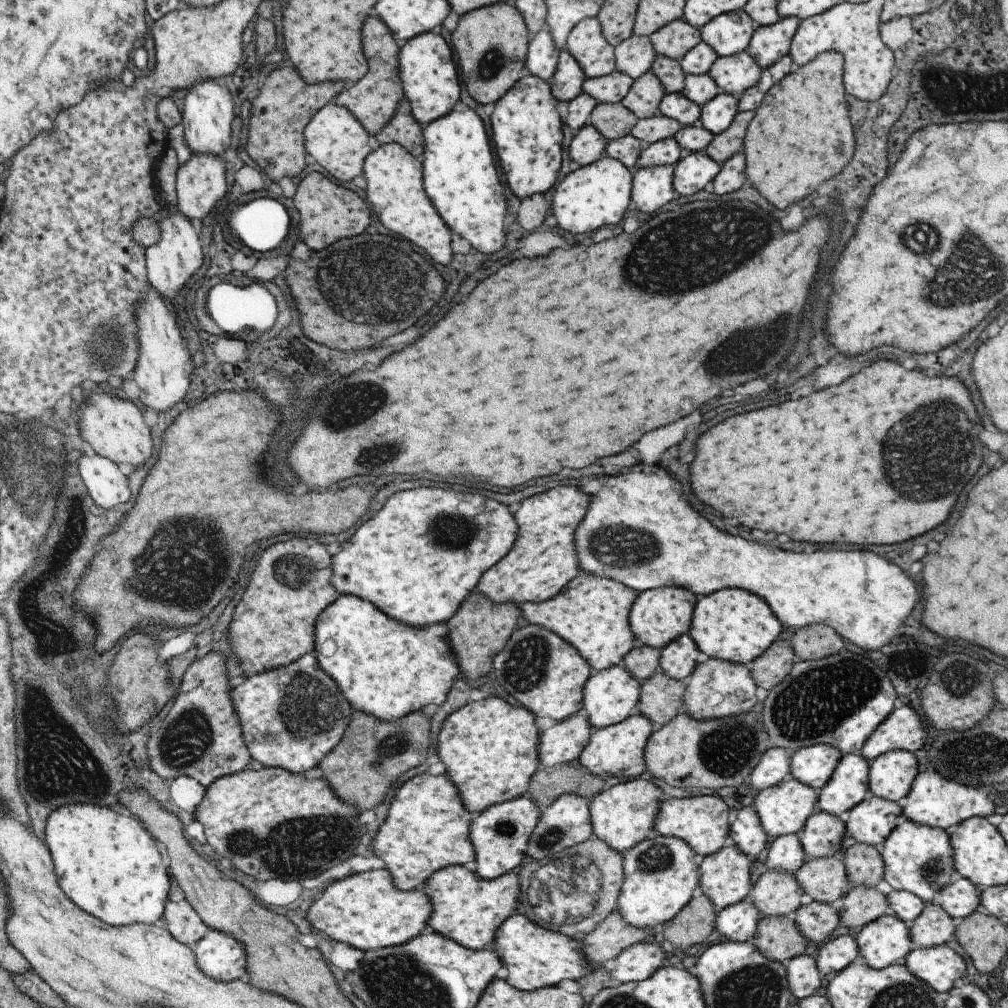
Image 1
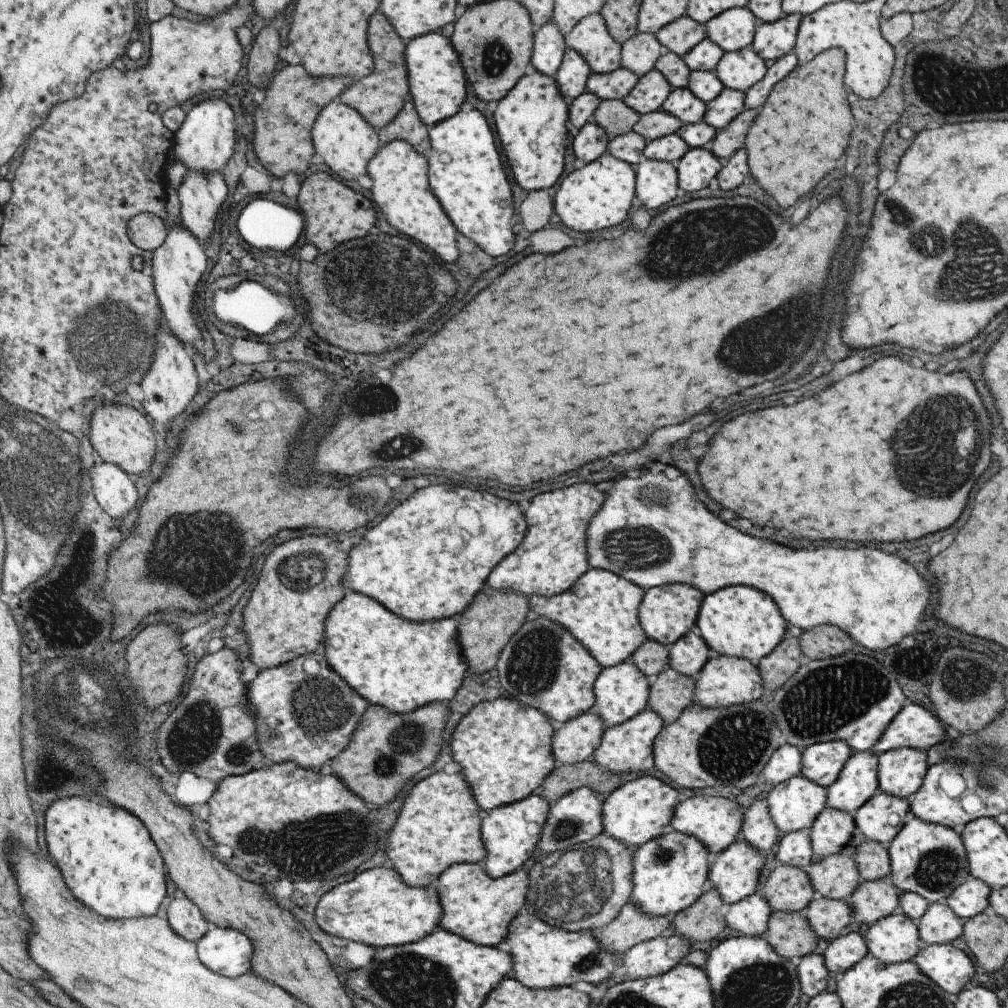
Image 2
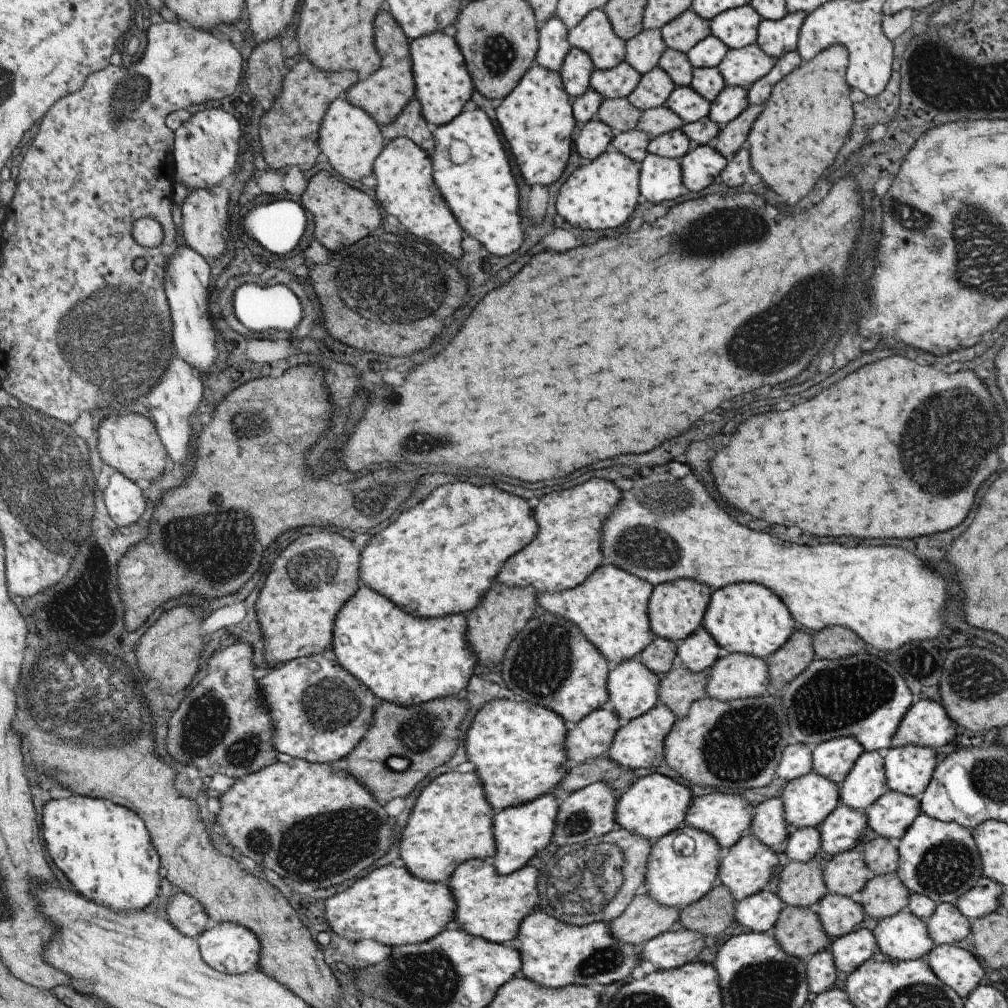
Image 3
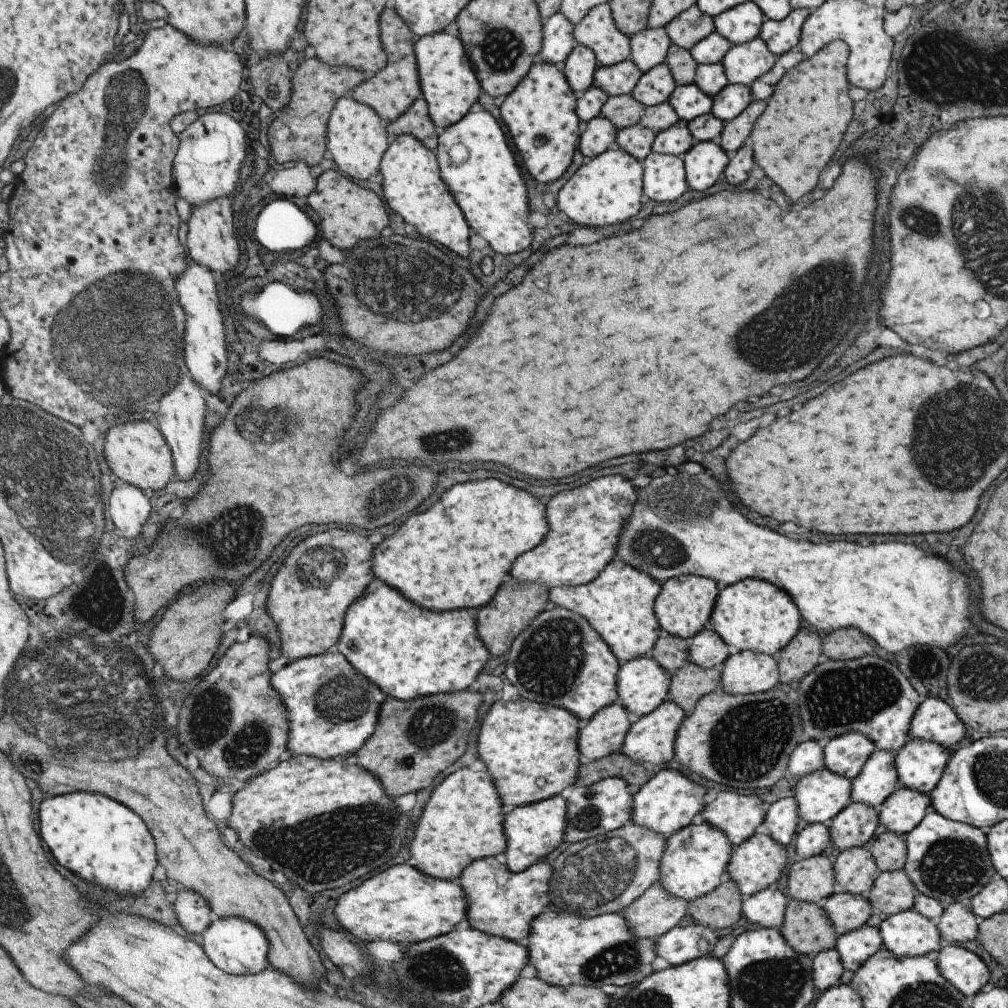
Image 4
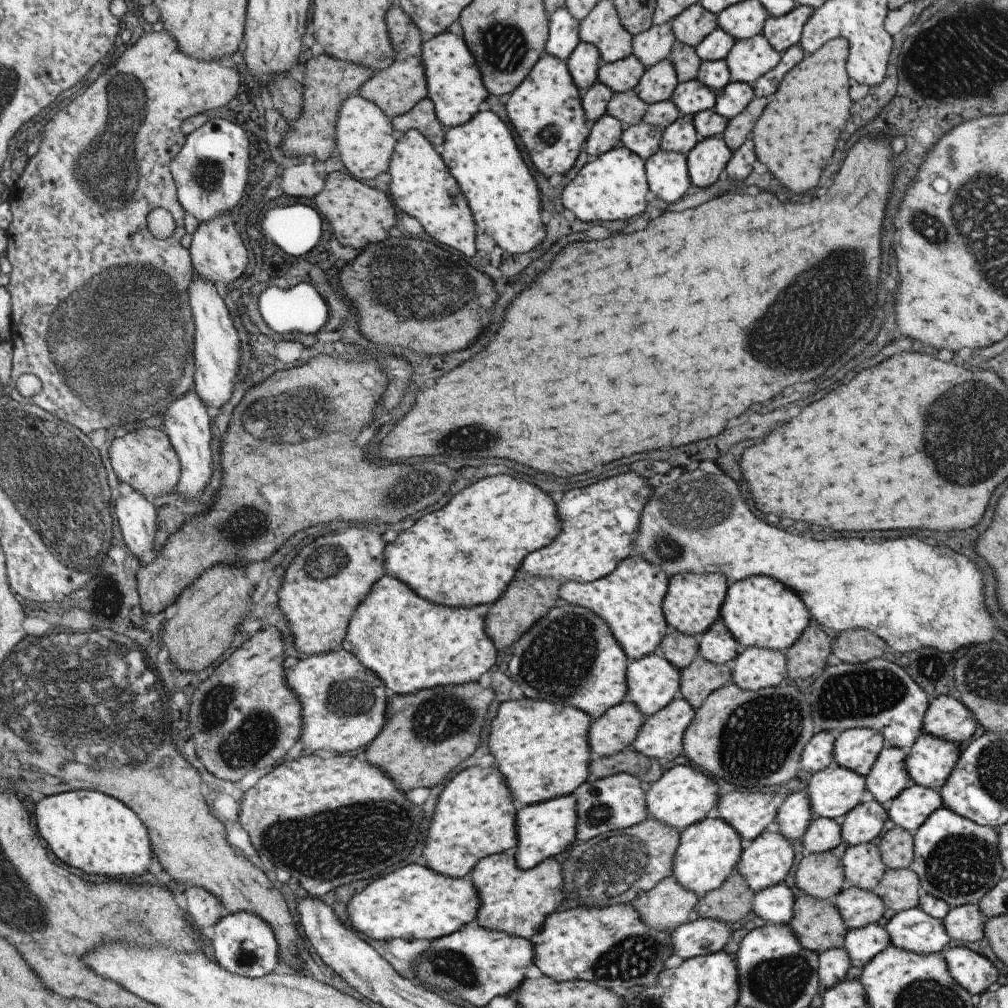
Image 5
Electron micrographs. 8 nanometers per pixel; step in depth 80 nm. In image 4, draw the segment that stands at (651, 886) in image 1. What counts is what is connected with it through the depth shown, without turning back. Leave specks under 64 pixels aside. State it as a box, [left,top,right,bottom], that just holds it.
[657,823,732,901]

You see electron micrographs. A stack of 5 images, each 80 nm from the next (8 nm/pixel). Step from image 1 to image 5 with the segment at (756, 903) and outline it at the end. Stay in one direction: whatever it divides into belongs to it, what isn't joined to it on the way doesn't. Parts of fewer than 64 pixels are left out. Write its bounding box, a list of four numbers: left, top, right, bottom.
[794,851,845,898]

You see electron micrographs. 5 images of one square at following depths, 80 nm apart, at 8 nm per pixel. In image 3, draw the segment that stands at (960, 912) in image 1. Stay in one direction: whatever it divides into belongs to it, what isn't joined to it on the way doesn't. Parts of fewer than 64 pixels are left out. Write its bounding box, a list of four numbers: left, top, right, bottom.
[955,877,1003,922]

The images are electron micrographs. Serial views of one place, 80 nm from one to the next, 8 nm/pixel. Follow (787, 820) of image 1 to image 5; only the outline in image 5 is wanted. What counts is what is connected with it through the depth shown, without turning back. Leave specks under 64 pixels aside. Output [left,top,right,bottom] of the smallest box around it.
[804,763,866,820]

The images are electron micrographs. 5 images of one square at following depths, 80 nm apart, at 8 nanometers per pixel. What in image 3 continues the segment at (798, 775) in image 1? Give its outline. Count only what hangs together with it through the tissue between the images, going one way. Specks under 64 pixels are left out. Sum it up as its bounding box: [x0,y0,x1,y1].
[811,737,865,783]

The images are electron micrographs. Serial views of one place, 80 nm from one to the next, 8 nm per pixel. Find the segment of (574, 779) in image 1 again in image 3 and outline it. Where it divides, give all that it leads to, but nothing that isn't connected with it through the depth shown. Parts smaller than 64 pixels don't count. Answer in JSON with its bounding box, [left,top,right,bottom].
[556,754,634,797]

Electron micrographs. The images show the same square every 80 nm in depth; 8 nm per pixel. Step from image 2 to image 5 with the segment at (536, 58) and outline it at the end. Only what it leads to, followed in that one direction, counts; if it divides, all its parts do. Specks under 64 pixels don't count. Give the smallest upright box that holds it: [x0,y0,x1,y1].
[543,7,580,61]

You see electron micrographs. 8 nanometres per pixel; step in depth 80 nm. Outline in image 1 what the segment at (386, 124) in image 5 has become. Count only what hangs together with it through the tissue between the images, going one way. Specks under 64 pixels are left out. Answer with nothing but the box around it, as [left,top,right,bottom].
[304,100,375,182]

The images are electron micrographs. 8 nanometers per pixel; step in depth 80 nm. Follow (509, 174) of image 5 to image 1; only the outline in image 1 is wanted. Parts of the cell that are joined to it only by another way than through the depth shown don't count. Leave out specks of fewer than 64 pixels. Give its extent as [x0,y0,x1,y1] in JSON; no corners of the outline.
[422,109,507,255]

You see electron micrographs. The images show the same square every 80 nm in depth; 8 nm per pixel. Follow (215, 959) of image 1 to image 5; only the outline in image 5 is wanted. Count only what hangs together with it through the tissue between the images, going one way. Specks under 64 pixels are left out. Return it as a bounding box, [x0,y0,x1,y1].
[208,912,277,978]

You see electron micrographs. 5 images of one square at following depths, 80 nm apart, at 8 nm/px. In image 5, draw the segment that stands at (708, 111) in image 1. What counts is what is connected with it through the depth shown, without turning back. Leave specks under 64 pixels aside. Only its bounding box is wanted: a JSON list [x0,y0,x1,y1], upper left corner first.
[712,81,755,120]

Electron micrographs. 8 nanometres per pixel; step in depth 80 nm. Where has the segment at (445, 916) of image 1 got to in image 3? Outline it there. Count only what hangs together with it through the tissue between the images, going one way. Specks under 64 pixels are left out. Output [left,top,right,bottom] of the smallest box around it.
[447,859,540,943]

